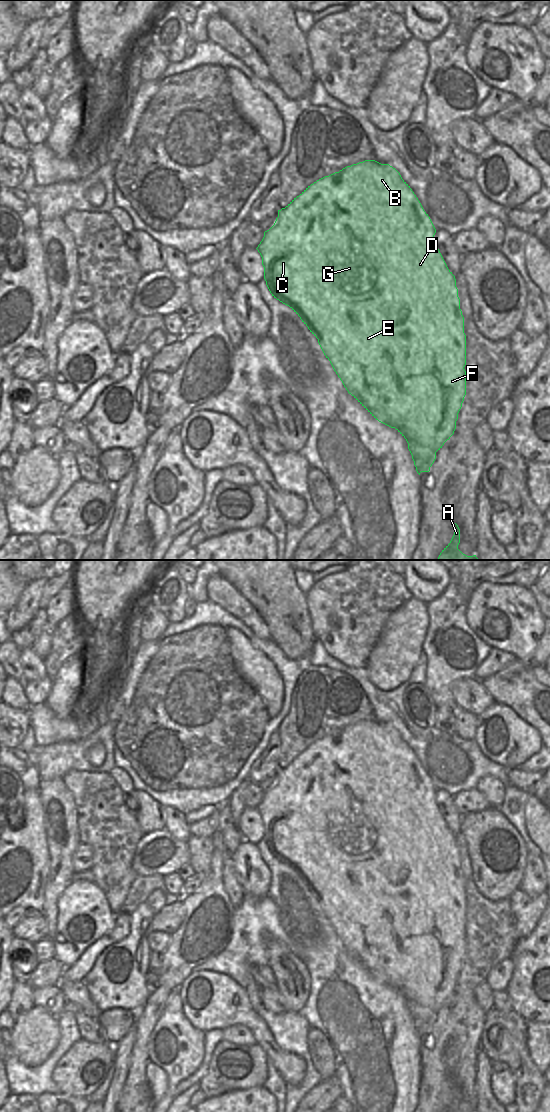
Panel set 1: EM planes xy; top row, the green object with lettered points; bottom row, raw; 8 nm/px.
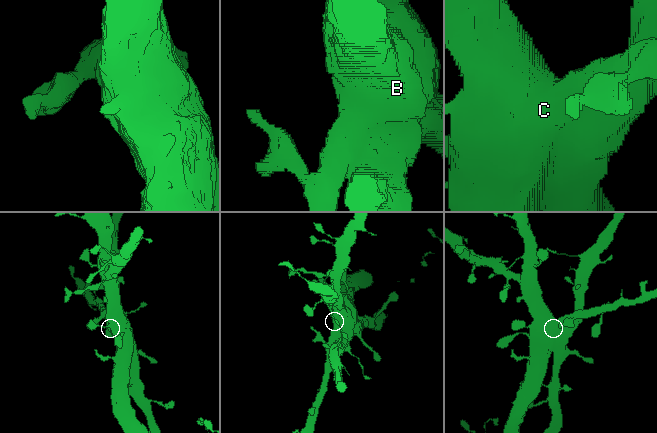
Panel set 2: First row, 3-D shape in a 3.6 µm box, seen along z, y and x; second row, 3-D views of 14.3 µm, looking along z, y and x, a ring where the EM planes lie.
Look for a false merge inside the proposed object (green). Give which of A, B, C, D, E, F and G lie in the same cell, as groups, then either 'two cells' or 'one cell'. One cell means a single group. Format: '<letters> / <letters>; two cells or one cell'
A / B C D E F G; two cells

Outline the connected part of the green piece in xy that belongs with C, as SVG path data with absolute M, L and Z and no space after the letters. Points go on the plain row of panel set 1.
M365 720L317 740L285 768L278 770L274 785L264 792L256 809L262 817L264 839L270 853L289 866L318 899L324 915L348 953L376 980L395 988L408 1004L417 1004L437 1012L454 994L458 973L466 955L466 895L456 839L436 805L435 793L430 777L400 733L389 724Z

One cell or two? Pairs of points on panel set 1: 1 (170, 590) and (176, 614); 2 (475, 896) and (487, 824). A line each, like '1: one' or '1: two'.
1: one
2: two

